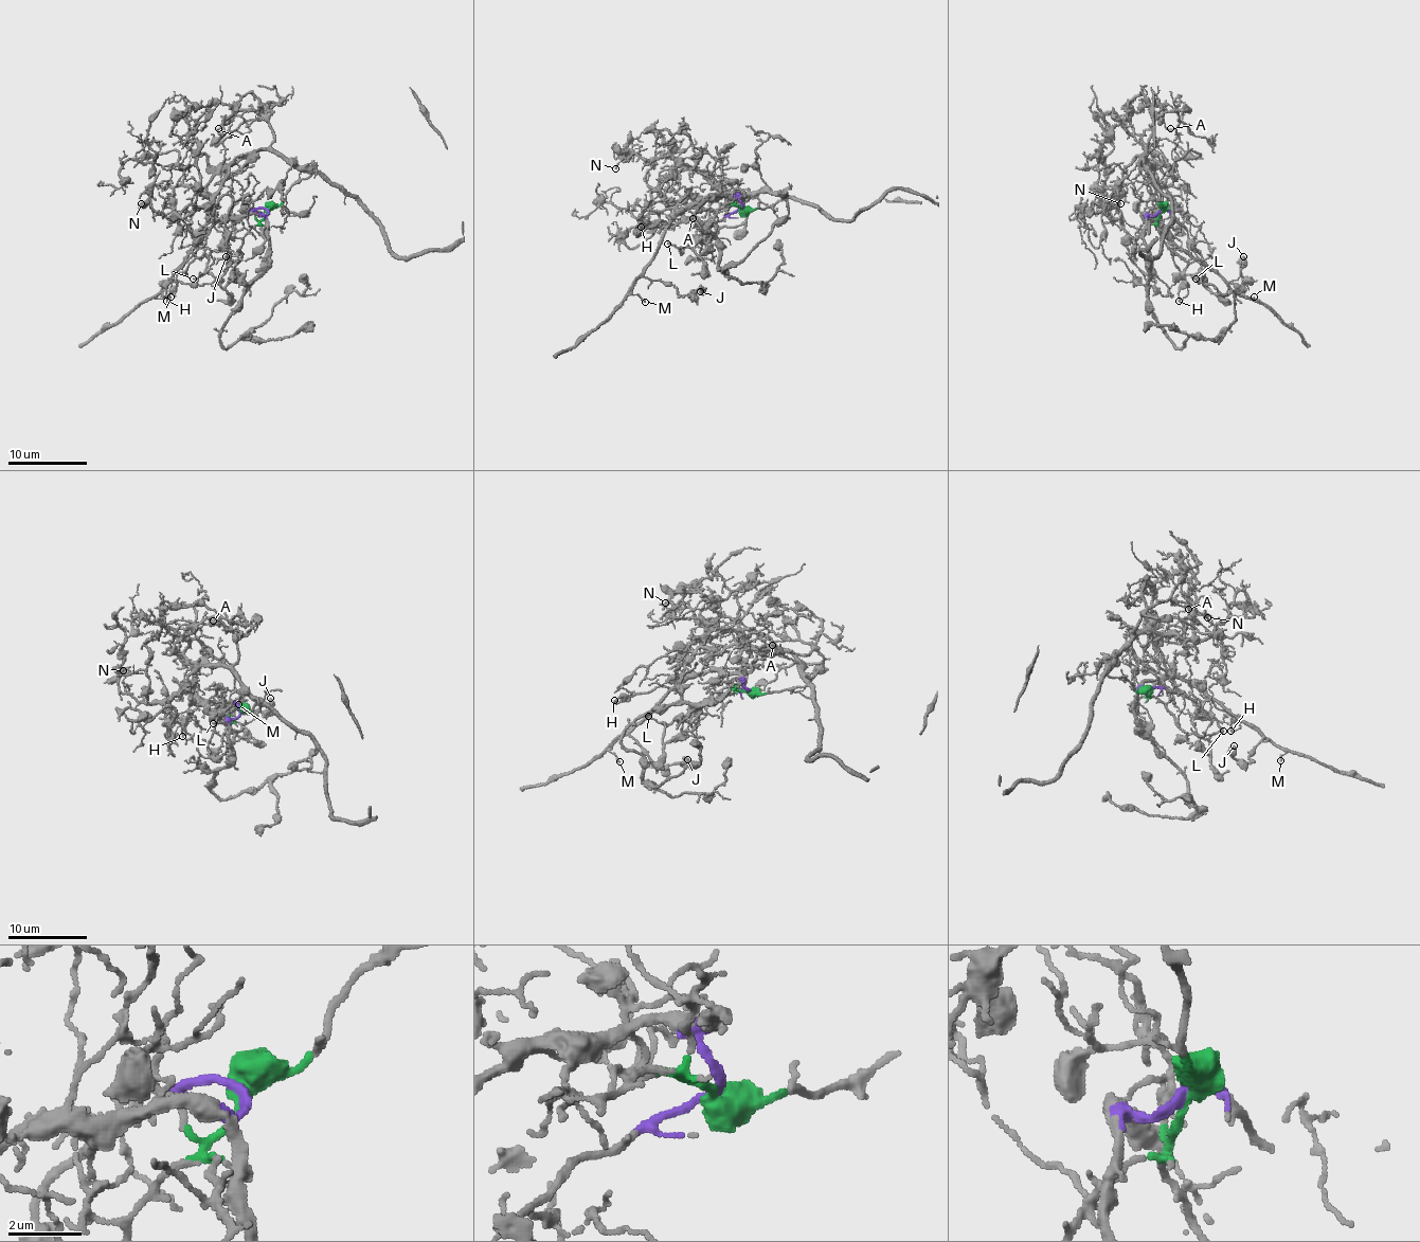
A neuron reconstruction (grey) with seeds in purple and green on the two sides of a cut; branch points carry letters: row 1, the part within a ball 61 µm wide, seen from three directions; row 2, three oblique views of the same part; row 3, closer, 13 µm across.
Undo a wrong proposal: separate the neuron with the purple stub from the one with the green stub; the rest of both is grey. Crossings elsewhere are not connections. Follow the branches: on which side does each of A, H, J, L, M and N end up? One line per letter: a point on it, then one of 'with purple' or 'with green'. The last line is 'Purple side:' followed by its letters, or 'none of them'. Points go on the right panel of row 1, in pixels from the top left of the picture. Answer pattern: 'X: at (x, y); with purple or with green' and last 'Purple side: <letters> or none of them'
A: at (1170, 128); with green
H: at (1179, 301); with purple
J: at (1243, 256); with purple
L: at (1196, 278); with purple
M: at (1254, 296); with purple
N: at (1120, 203); with green
Purple side: H, J, L, M

